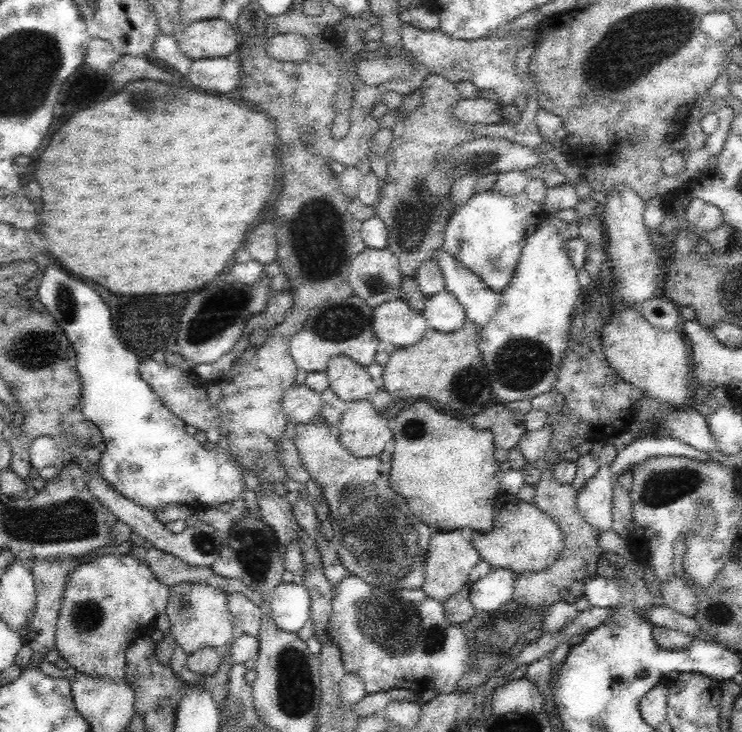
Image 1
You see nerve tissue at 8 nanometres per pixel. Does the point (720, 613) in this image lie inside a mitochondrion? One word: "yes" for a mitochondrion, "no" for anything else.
yes

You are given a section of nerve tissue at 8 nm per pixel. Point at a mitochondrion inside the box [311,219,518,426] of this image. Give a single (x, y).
(467, 376)

